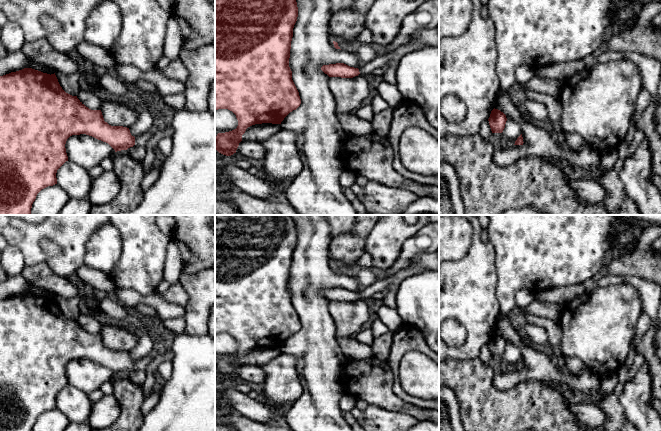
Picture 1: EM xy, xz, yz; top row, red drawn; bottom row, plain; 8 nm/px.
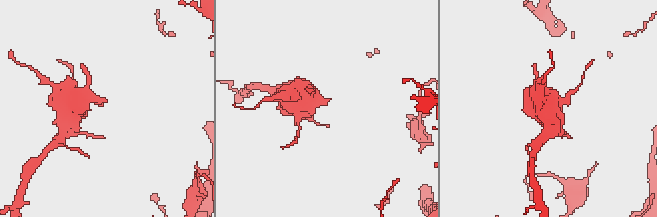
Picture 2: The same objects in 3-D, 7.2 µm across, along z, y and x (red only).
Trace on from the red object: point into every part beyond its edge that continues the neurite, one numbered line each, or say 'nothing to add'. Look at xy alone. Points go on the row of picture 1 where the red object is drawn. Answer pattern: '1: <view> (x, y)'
1: xy (142, 140)

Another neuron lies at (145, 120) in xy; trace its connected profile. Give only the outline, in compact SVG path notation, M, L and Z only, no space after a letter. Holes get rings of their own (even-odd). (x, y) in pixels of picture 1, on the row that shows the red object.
M144 110L138 115L136 123L129 128L130 133L135 138L140 135L143 135L151 131L153 123L154 123L153 113L150 111Z

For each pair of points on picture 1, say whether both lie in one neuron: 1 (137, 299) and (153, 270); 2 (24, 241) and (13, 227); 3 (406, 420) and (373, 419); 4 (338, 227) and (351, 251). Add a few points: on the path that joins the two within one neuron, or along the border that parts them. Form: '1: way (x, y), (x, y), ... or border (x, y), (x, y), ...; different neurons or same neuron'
1: border (117, 288), (141, 294), (155, 291); different neurons
2: way (23, 238), (15, 230); same neuron
3: way (398, 420), (381, 420); same neuron
4: border (354, 225), (350, 230), (332, 239); different neurons

